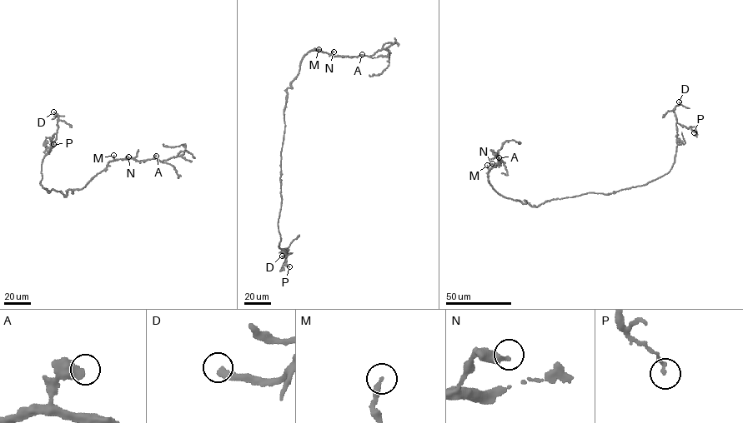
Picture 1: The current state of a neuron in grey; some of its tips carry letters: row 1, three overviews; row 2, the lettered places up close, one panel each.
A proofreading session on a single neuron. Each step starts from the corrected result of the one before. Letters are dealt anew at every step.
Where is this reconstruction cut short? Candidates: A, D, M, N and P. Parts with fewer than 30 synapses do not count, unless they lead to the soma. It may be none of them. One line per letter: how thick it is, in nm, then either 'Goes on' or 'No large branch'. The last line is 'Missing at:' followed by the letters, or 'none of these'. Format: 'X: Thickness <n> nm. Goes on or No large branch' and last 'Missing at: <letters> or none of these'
A: Thickness 480 nm. No large branch
D: Thickness 280 nm. Goes on
M: Thickness 240 nm. No large branch
N: Thickness 360 nm. No large branch
P: Thickness 160 nm. No large branch
Missing at: D

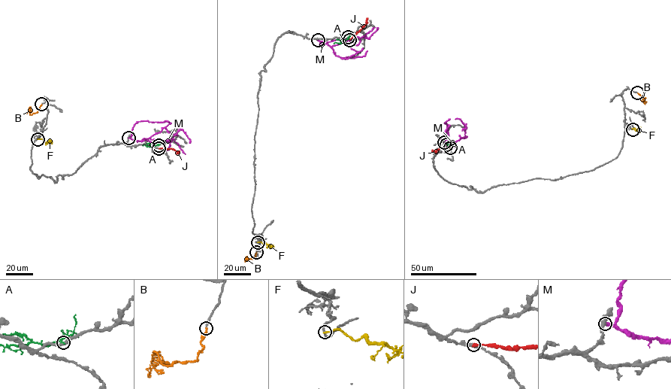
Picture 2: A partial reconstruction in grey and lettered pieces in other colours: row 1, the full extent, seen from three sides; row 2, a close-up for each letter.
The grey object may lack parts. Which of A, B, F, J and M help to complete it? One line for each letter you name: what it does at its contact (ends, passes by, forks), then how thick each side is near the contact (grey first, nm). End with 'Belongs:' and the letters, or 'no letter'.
B: It ends there. Thickness 220 nm (grey) against 200 nm
Belongs: B

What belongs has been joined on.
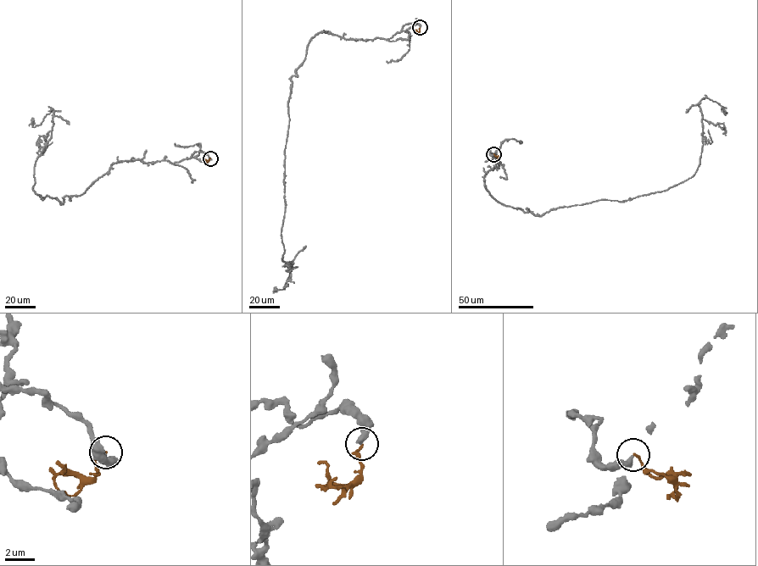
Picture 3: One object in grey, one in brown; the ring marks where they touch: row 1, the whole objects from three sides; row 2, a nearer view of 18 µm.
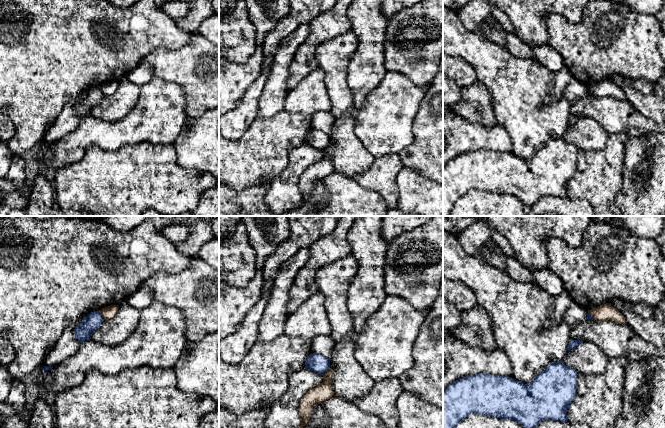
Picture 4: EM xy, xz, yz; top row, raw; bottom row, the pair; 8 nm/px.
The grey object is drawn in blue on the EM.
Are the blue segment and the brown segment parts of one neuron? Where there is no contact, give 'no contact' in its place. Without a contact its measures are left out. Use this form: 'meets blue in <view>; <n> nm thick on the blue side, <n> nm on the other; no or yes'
meets blue in xy; 140 nm thick on the blue side, 100 nm on the other; no

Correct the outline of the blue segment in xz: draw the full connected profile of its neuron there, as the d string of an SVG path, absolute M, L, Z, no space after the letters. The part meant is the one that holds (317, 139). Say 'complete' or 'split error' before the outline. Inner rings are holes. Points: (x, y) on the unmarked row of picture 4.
complete; M311 129L305 137L305 144L323 151L330 144L329 134L320 130Z

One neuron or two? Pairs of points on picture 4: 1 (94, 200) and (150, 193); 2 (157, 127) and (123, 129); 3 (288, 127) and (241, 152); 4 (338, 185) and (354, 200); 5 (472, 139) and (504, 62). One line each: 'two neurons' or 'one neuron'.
1: one neuron
2: one neuron
3: one neuron
4: one neuron
5: two neurons

